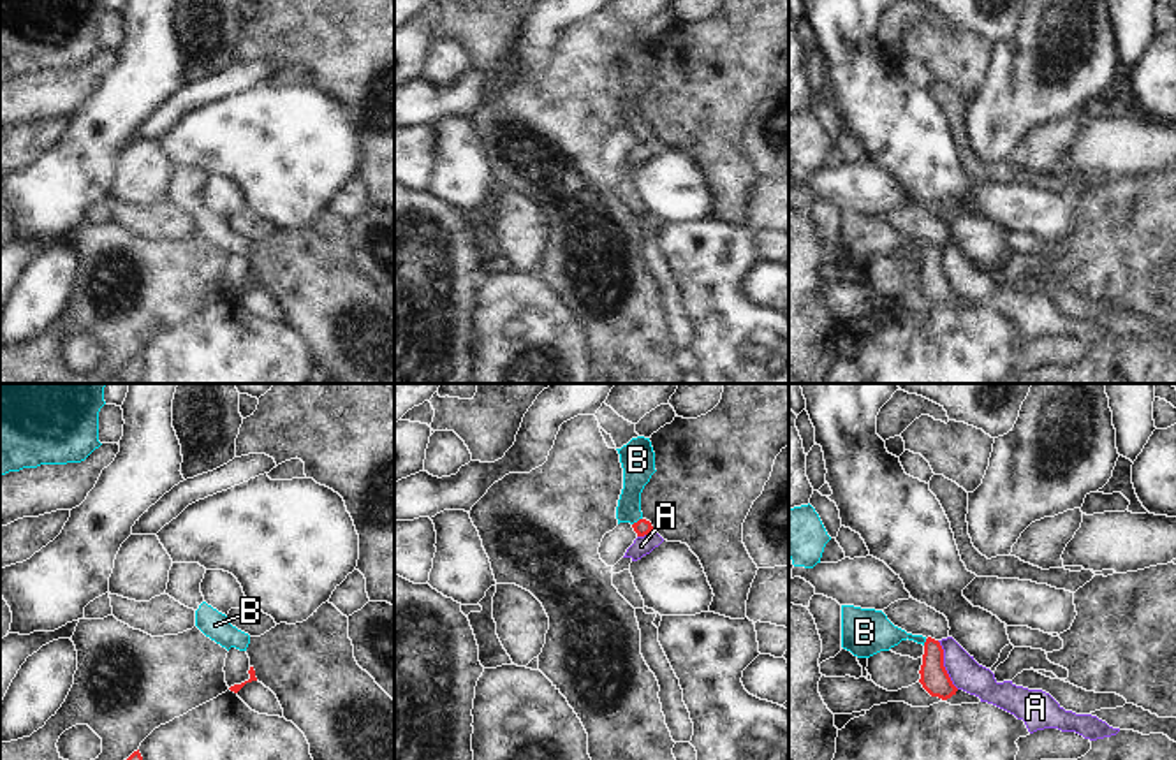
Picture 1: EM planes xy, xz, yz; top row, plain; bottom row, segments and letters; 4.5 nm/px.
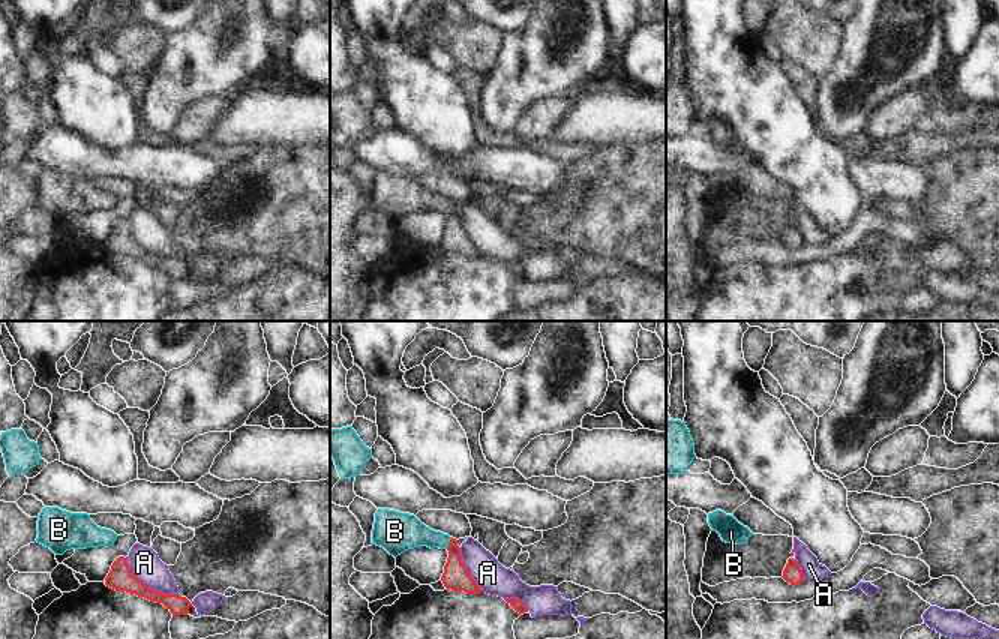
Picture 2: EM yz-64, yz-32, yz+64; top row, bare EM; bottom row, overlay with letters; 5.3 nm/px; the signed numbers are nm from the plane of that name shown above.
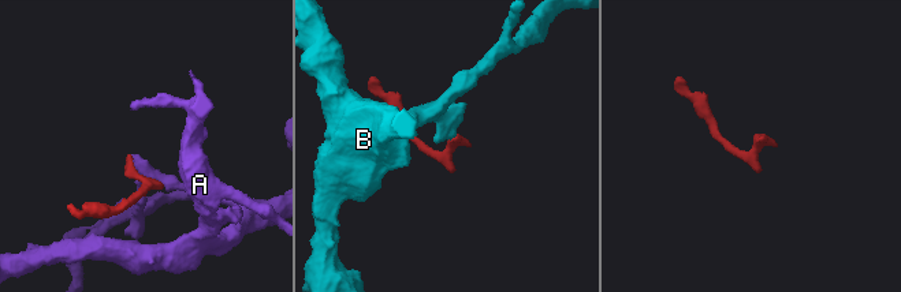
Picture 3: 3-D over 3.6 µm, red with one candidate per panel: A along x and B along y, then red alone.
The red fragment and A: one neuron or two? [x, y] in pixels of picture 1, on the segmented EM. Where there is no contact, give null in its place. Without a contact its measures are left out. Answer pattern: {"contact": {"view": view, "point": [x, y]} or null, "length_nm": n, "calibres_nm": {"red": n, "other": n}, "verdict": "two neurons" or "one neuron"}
{"contact": {"view": "yz", "point": [942, 665]}, "length_nm": 240, "calibres_nm": {"red": 130, "other": 150}, "verdict": "two neurons"}

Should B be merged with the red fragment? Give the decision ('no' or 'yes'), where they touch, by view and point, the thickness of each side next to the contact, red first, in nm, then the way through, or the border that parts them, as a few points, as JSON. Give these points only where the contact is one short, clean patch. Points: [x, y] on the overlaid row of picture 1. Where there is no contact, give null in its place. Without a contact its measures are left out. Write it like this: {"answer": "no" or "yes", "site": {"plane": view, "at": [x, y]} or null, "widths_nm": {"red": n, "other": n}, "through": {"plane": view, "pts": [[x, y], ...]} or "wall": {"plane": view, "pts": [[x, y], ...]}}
{"answer": "yes", "site": {"plane": "xz", "at": [638, 521]}, "widths_nm": {"red": 70, "other": 140}, "through": {"plane": "xz", "pts": [[643, 526], [638, 521], [632, 514], [638, 467]]}}

